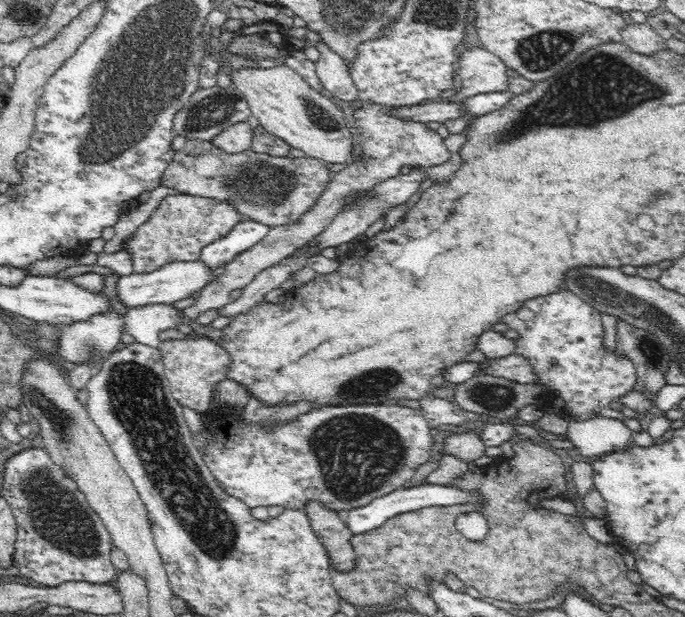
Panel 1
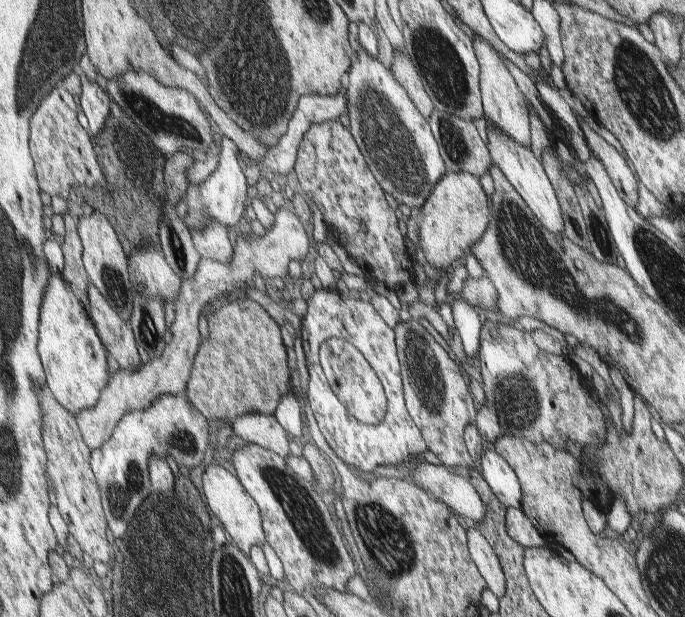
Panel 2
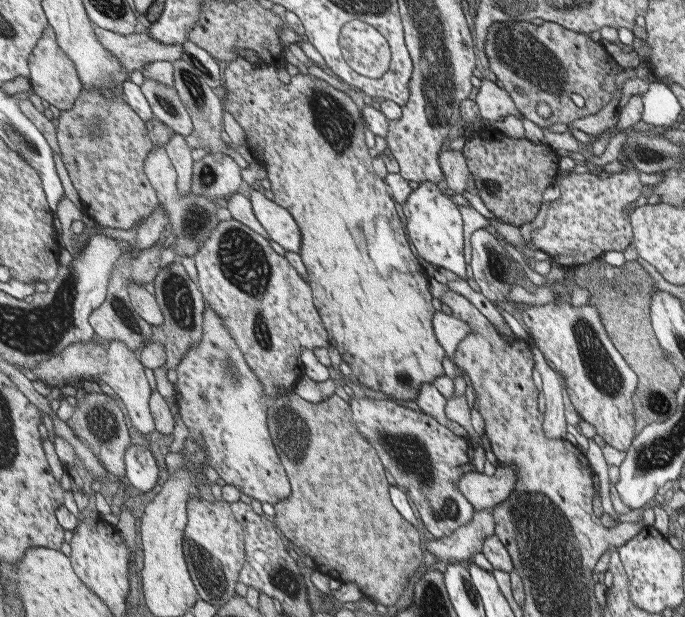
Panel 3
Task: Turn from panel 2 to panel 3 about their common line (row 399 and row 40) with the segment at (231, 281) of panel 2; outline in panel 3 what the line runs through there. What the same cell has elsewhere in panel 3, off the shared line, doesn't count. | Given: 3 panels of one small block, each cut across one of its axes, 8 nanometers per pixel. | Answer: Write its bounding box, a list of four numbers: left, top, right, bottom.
[95,25,185,72]

